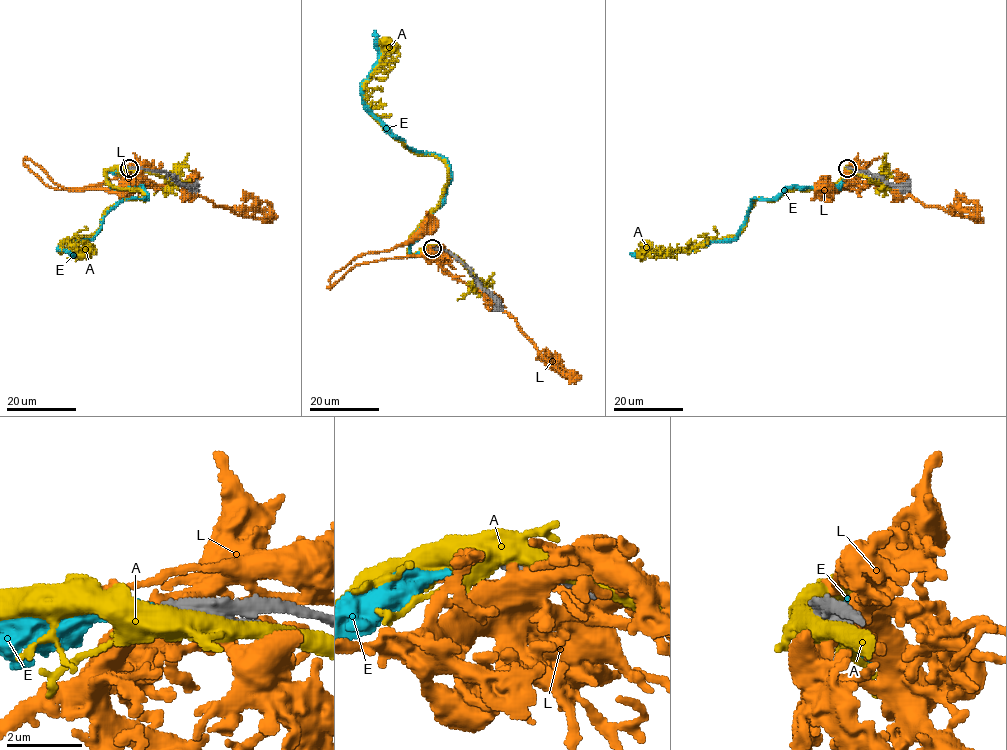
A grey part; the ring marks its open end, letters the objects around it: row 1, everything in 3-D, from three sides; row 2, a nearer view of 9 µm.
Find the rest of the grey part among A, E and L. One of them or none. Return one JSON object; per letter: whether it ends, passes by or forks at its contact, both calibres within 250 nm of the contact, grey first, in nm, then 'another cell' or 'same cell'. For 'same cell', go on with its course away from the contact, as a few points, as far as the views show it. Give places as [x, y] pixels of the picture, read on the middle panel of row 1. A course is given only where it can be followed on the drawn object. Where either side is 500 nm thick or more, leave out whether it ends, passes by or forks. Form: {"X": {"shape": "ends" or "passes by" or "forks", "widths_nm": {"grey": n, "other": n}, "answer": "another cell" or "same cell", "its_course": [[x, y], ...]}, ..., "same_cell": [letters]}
{"A": {"shape": "forks", "widths_nm": {"grey": 440, "other": 420}, "answer": "another cell"}, "E": {"shape": "ends", "widths_nm": {"grey": 360, "other": 280}, "answer": "same cell", "its_course": [[432, 247], [409, 253], [443, 202], [450, 165], [409, 148], [364, 101], [377, 57], [374, 30]]}, "L": {"shape": "passes by", "widths_nm": {"grey": 440, "other": 480}, "answer": "another cell"}, "same_cell": ["E"]}

